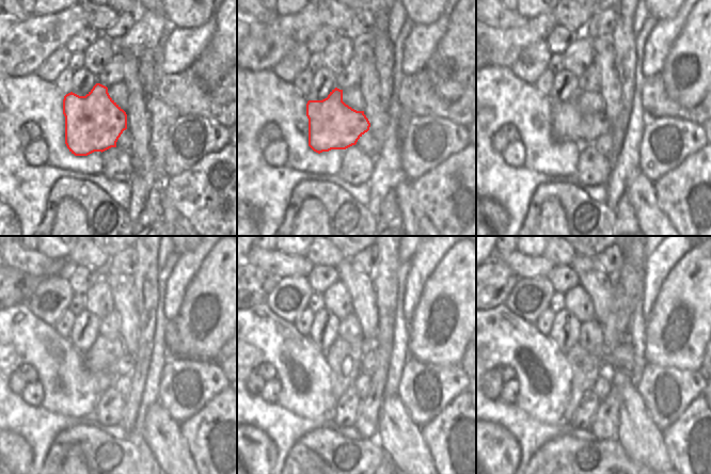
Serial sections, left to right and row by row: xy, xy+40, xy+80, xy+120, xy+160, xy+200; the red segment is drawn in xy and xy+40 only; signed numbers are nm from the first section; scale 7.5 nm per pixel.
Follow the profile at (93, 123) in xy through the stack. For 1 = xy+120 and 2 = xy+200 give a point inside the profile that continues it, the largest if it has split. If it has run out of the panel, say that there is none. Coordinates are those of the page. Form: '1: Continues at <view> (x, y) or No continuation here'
1: Continues at xy+120 (125, 365)
2: Continues at xy+200 (620, 359)

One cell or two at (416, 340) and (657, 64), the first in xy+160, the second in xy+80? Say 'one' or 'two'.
two

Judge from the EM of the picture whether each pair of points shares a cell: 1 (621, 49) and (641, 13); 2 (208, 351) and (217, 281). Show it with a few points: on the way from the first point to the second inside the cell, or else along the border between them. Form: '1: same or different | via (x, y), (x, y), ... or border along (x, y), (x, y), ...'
1: different | border along (635, 11), (633, 16), (634, 35)
2: same | via (210, 334), (221, 319), (222, 298)

